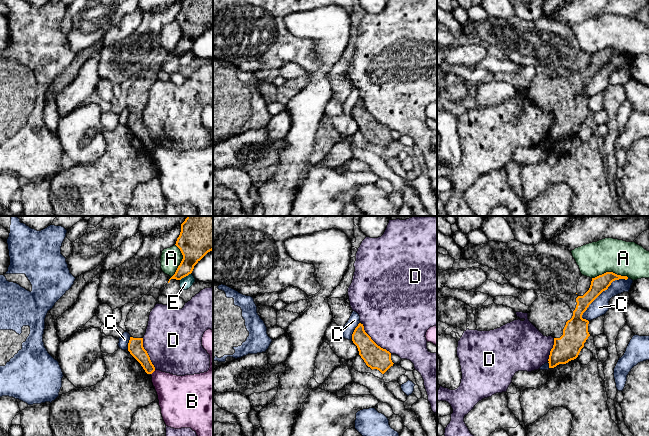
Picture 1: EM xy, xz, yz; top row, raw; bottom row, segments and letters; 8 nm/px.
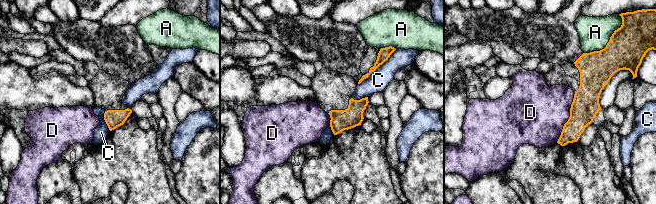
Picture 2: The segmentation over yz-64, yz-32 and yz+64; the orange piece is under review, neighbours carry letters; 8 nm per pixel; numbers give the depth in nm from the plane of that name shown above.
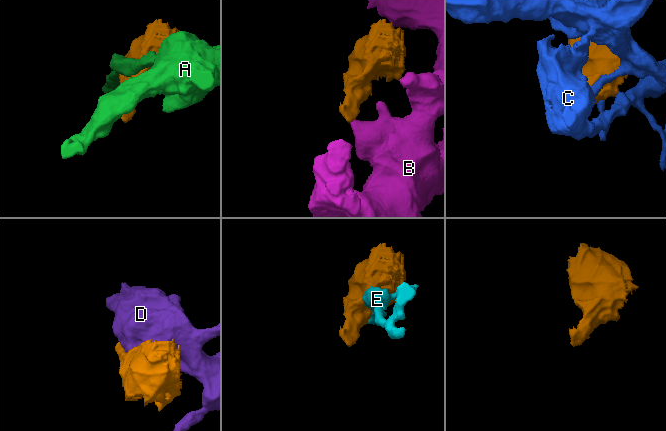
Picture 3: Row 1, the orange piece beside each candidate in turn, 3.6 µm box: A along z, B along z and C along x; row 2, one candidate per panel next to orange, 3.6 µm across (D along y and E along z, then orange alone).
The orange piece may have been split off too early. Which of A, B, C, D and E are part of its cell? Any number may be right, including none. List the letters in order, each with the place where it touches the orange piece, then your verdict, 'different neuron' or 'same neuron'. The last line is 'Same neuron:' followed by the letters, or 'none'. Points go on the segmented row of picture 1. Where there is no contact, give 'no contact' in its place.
A: contact yz (610, 272); different neuron
B: contact xy (153, 371); different neuron
C: contact yz (603, 290); different neuron
D: contact xz (373, 341); different neuron
E: contact xy (185, 276); different neuron
Same neuron: none

